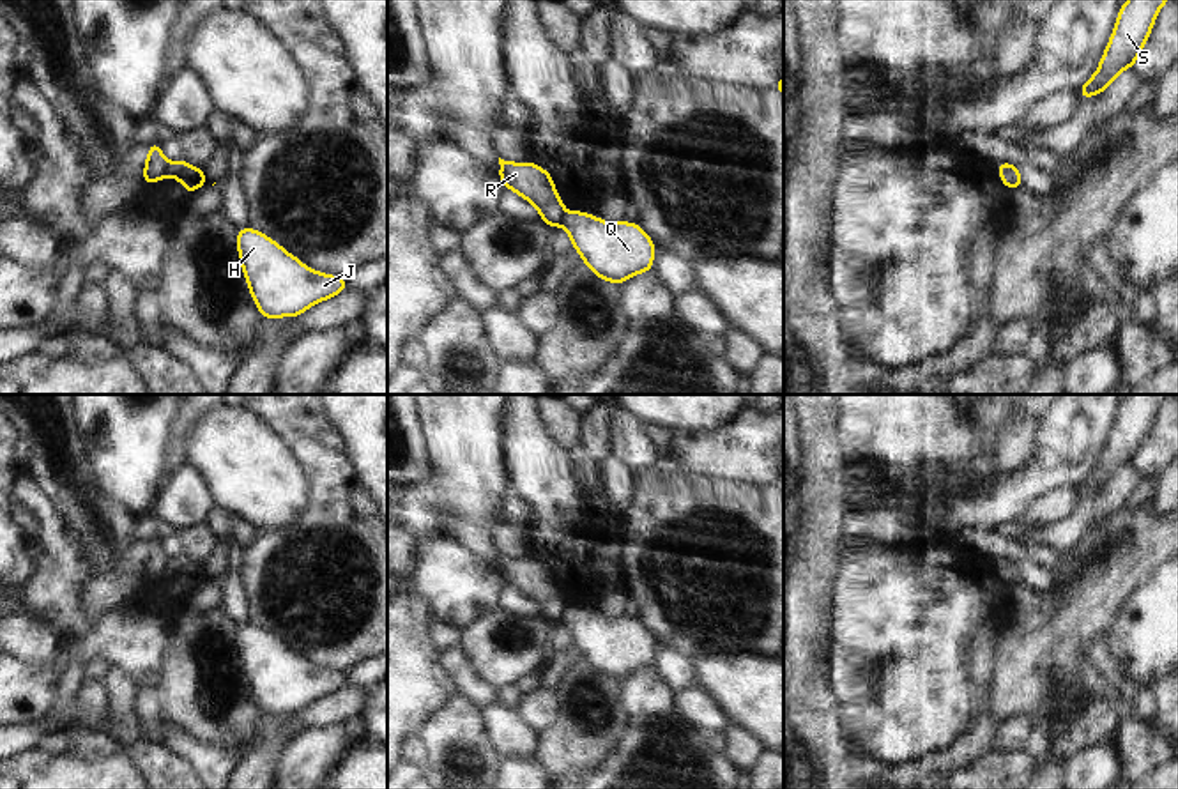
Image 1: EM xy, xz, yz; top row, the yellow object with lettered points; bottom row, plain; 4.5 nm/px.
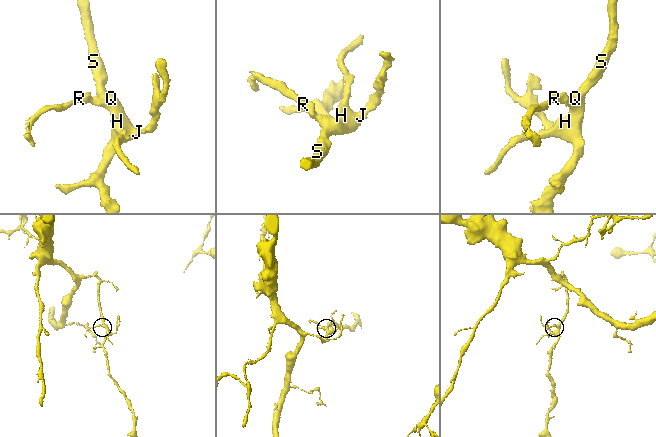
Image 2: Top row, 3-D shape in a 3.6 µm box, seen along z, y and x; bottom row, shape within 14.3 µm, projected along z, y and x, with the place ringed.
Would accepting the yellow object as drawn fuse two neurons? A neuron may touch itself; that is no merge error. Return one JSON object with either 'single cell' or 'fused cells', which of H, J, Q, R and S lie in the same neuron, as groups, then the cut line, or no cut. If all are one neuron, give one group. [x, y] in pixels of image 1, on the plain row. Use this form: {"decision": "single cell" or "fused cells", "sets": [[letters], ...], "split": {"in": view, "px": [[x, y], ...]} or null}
{"decision": "fused cells", "sets": [["H", "J", "Q", "S"], ["R"]], "split": {"in": "xy", "px": [[170, 559], [163, 572]]}}

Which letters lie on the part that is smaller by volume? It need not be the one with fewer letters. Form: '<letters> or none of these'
R

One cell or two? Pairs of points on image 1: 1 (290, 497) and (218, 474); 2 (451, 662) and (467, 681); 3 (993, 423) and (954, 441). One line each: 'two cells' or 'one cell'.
1: one cell
2: one cell
3: two cells

